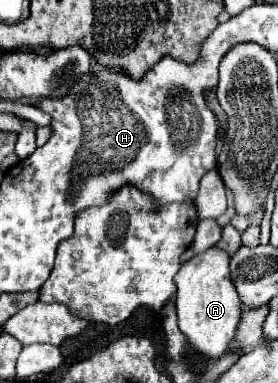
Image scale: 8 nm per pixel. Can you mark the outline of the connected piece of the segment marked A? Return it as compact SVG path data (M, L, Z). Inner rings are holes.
M213 246L185 262L175 276L179 330L191 346L191 354L203 360L221 358L229 350L241 318L241 302L229 276L229 260L227 252Z

